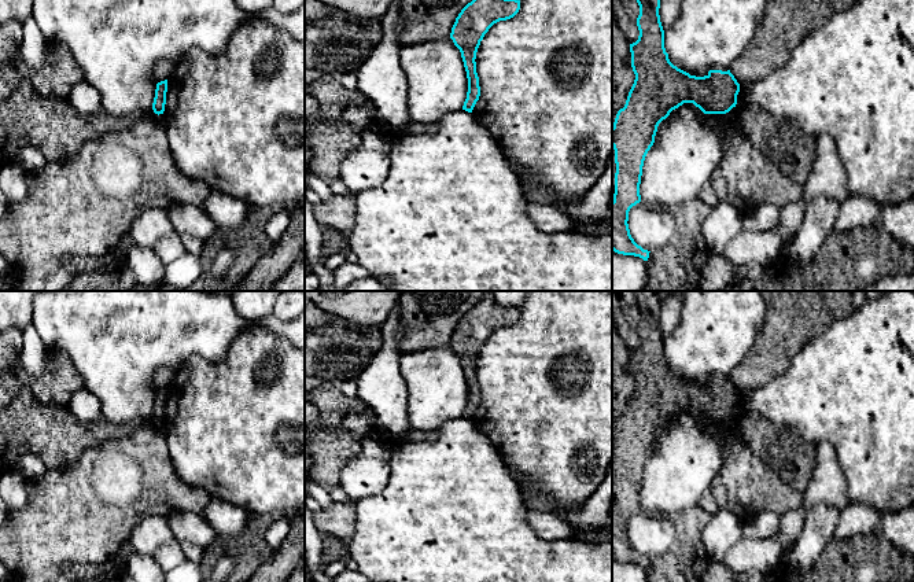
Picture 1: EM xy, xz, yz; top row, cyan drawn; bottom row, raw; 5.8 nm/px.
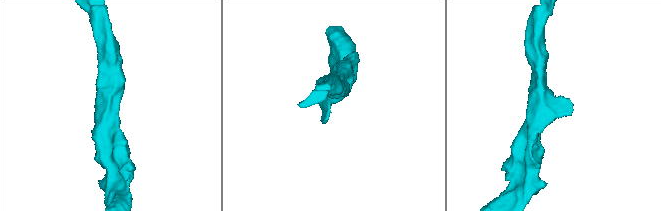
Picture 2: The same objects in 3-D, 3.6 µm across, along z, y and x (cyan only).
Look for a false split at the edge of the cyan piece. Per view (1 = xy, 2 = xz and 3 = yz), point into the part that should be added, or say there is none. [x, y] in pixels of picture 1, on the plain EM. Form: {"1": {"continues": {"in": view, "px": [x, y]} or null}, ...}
{"1": {"continues": null}, "2": {"continues": null}, "3": {"continues": {"in": "yz", "px": [686, 560]}}}

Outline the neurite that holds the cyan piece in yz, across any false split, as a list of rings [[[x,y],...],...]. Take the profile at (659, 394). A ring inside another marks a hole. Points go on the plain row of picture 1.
[[[664,291],[634,292],[634,306],[640,313],[640,343],[630,351],[635,387],[612,434],[616,471],[612,557],[642,566],[648,582],[701,582],[711,563],[703,541],[703,530],[711,516],[704,509],[668,515],[677,530],[675,544],[652,560],[631,545],[629,519],[641,509],[642,474],[659,431],[683,410],[693,410],[704,421],[726,421],[737,412],[740,391],[730,377],[710,377],[707,383],[696,384],[674,373],[664,356],[659,323]]]

